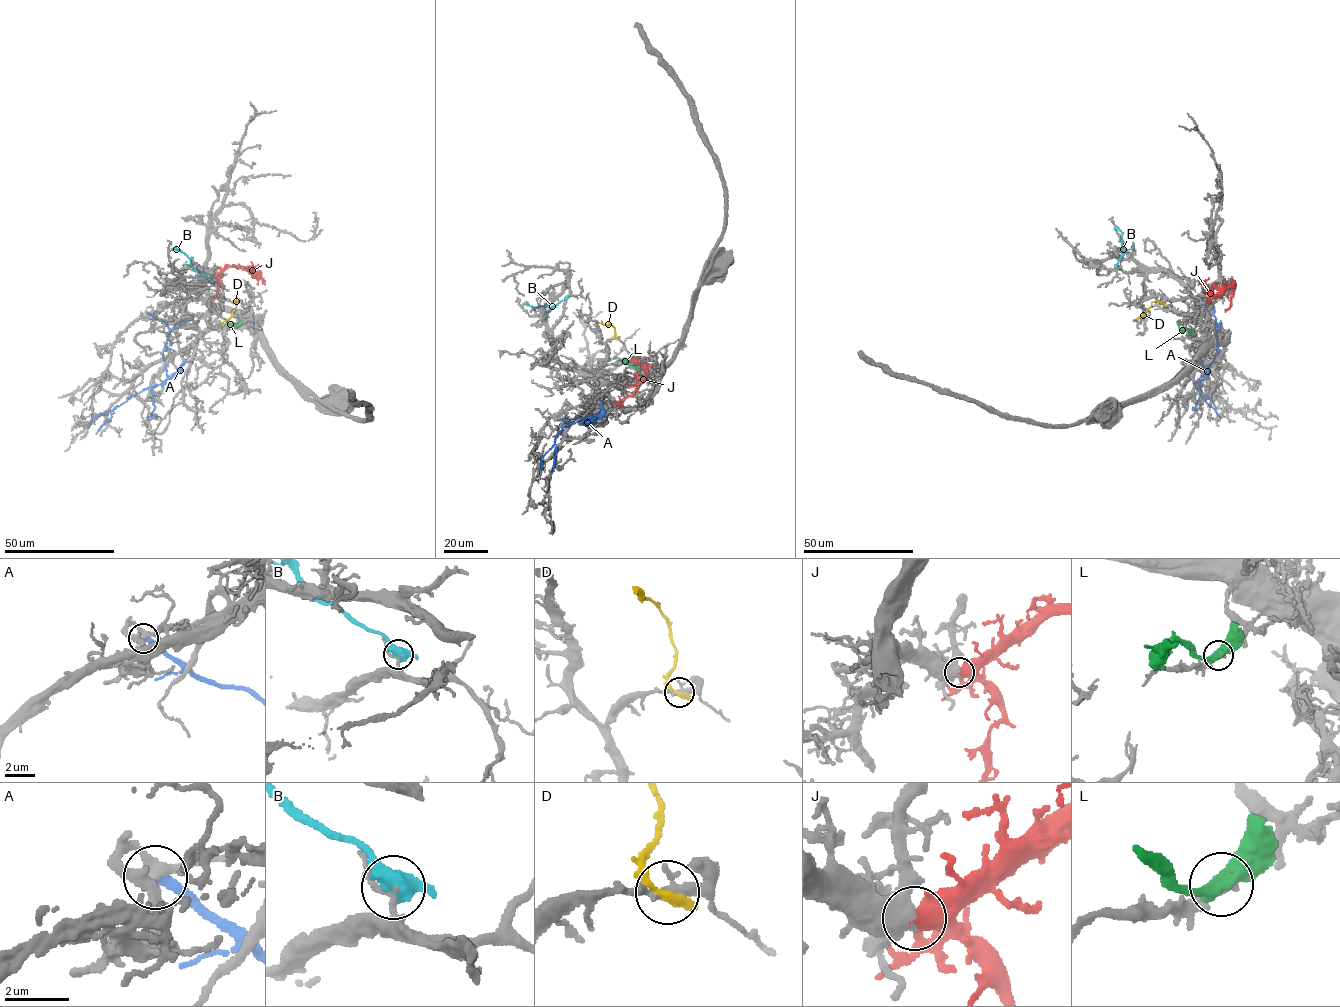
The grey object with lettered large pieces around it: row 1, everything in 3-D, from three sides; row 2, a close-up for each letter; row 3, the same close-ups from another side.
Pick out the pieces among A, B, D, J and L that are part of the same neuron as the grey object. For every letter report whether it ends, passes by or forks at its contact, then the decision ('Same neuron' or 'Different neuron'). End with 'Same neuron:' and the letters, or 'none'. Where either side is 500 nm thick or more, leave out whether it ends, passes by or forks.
A: It ends there. Different neuron
B: Different neuron
D: It ends there. Different neuron
J: Same neuron
L: It passes by. Different neuron
Same neuron: J

